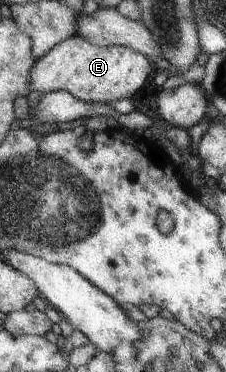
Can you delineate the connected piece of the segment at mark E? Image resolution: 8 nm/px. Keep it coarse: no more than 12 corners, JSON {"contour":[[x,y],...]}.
{"contour":[[63,39],[30,69],[29,90],[129,100],[153,63],[124,46]]}

